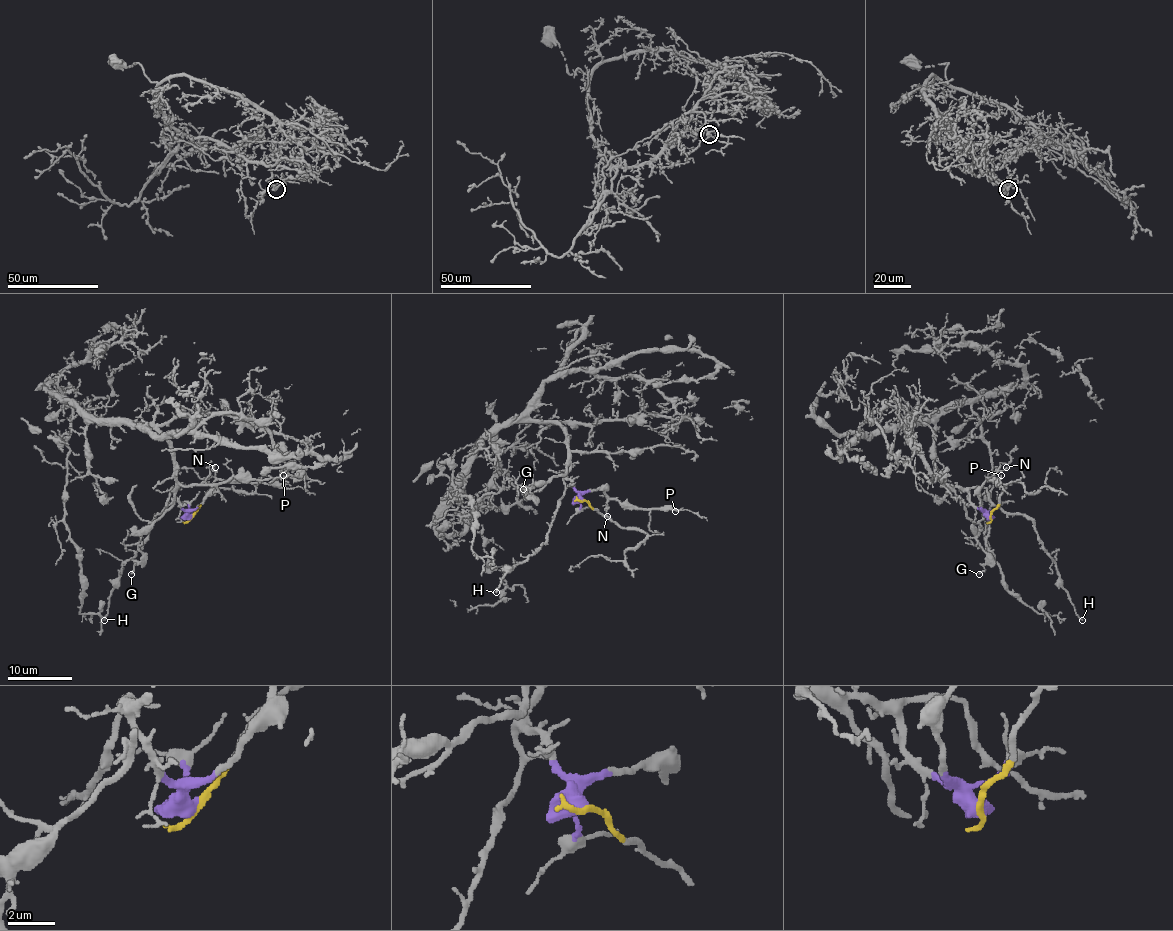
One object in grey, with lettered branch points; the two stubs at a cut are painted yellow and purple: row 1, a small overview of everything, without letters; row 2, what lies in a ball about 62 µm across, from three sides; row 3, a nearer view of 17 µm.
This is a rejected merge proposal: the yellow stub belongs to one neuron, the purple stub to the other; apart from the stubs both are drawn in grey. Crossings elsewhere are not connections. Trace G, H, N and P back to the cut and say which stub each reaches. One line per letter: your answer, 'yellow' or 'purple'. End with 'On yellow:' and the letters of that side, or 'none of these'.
G: purple
H: purple
N: purple
P: purple
On yellow: none of these

